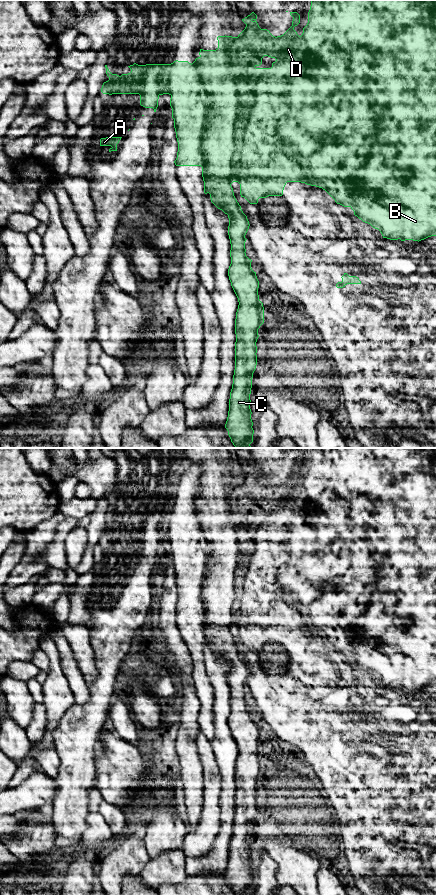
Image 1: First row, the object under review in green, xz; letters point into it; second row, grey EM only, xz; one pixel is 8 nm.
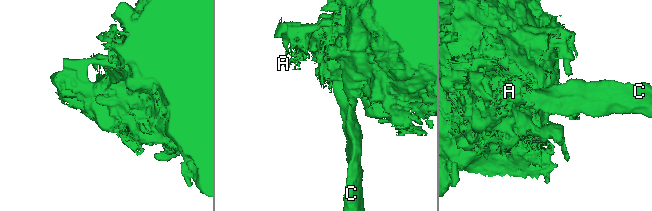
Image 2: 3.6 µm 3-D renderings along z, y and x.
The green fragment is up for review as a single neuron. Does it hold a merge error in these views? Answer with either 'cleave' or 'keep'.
cleave

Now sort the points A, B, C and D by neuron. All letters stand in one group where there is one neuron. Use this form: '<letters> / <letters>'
A B D / C

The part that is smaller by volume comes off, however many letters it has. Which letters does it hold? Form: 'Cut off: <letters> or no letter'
Cut off: C

